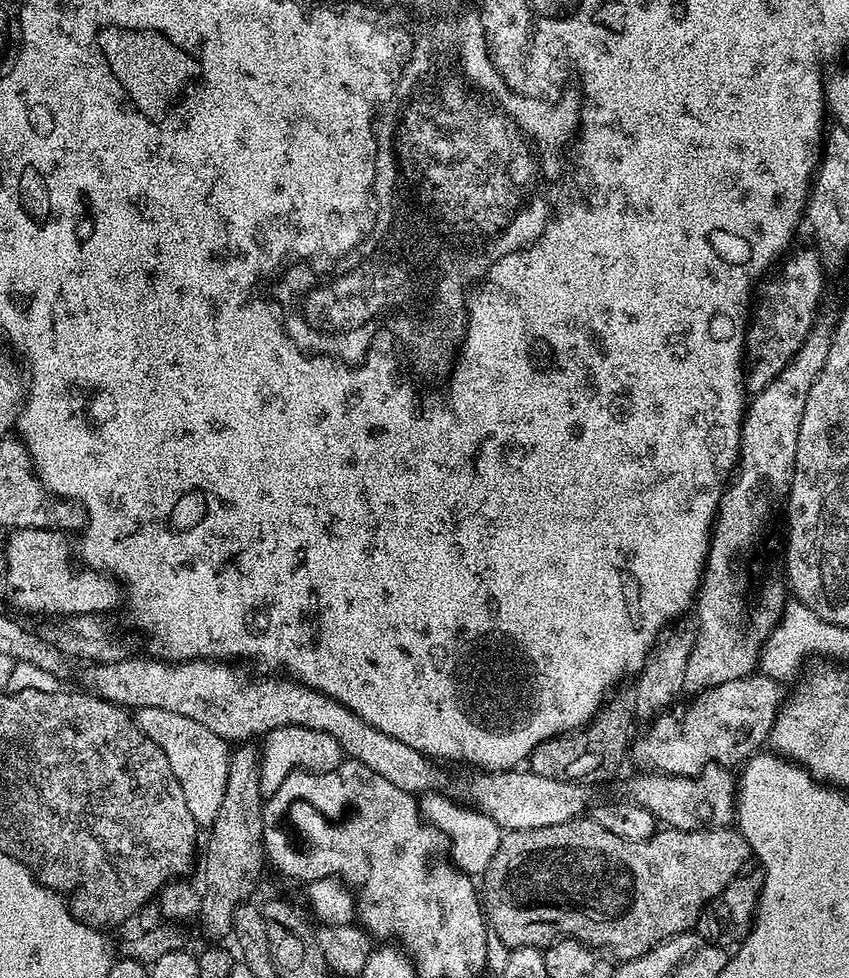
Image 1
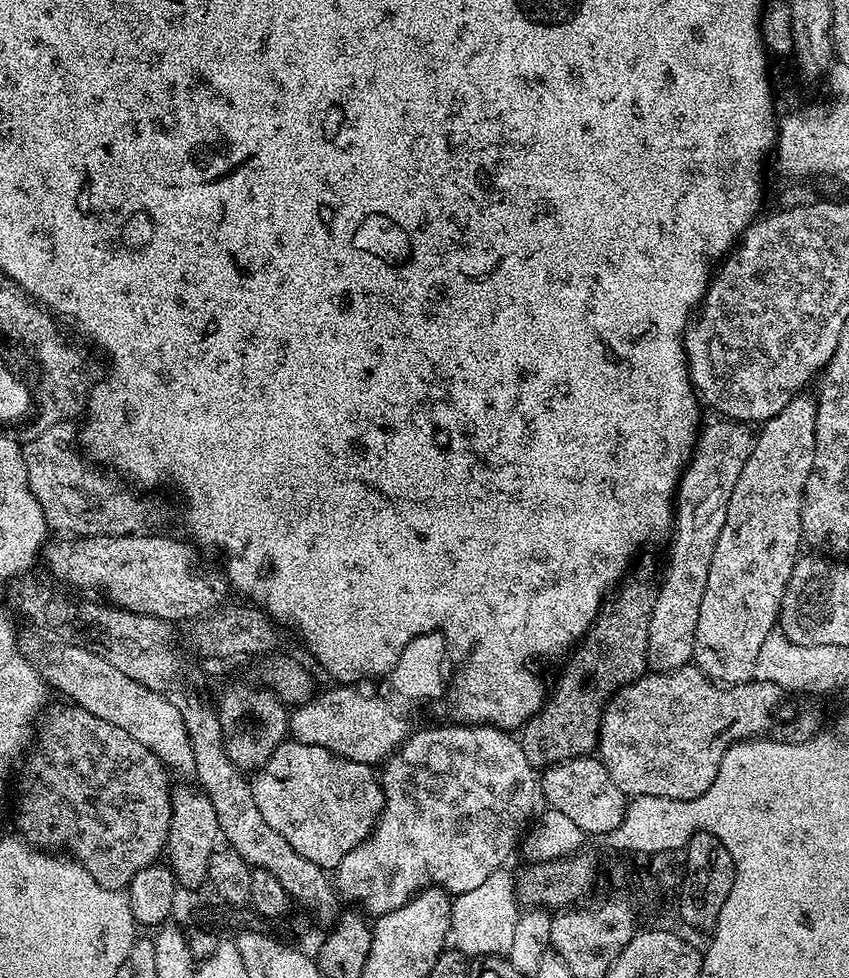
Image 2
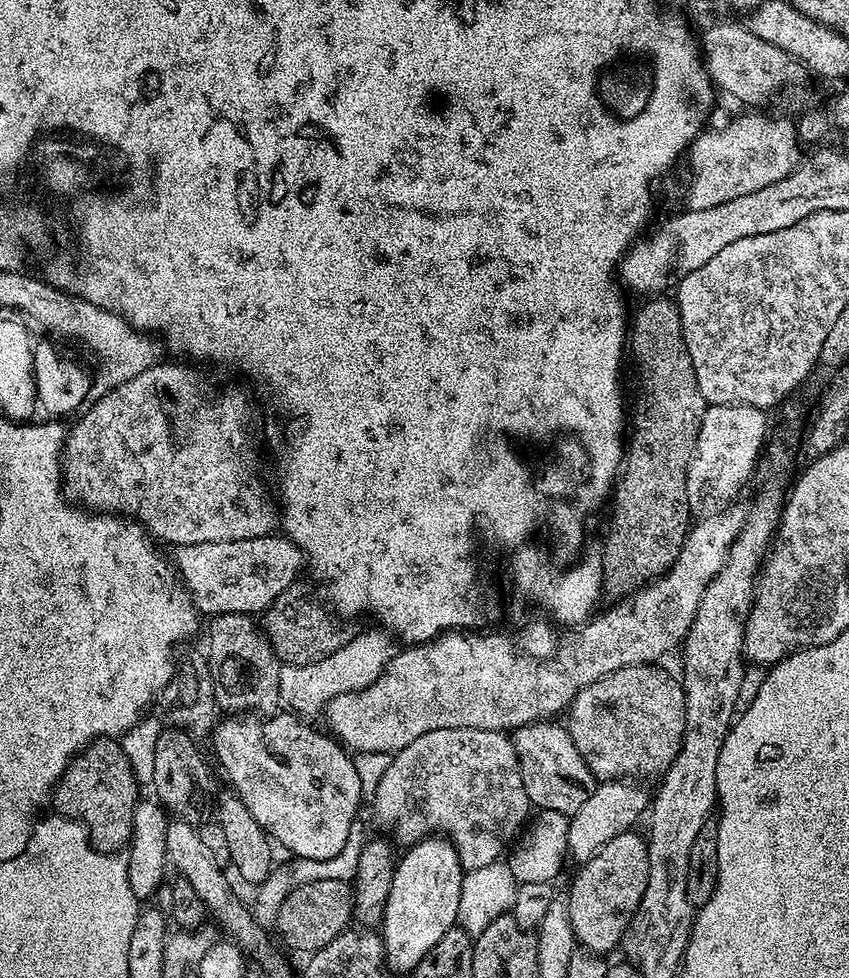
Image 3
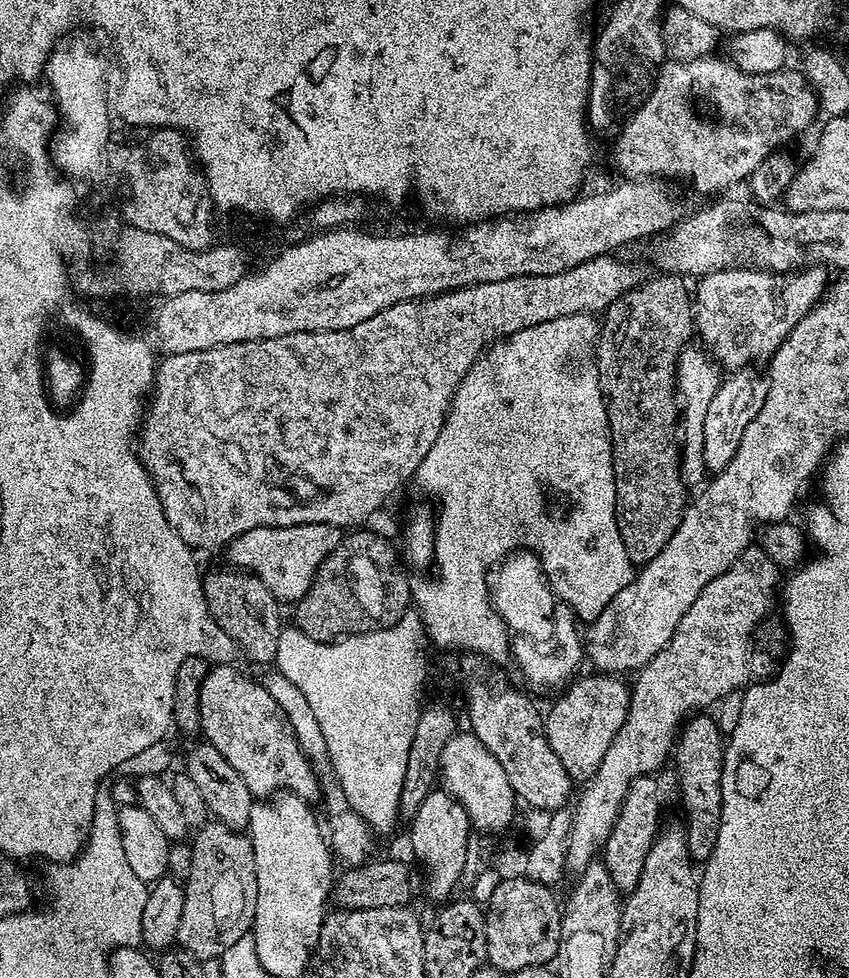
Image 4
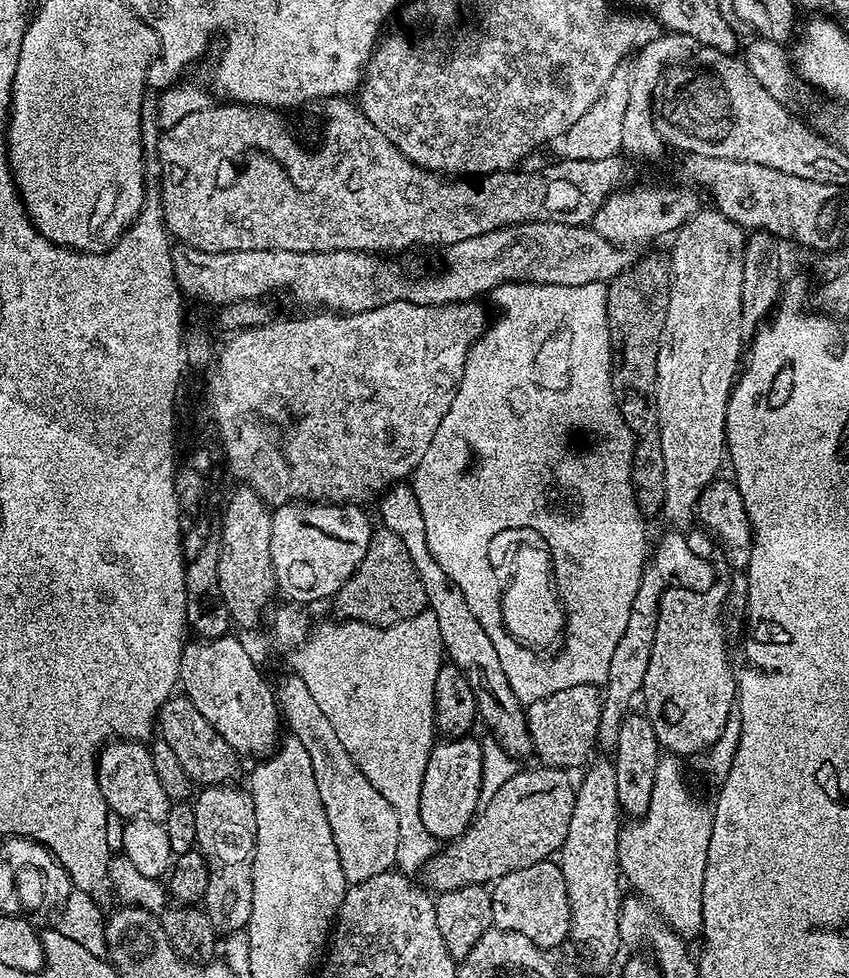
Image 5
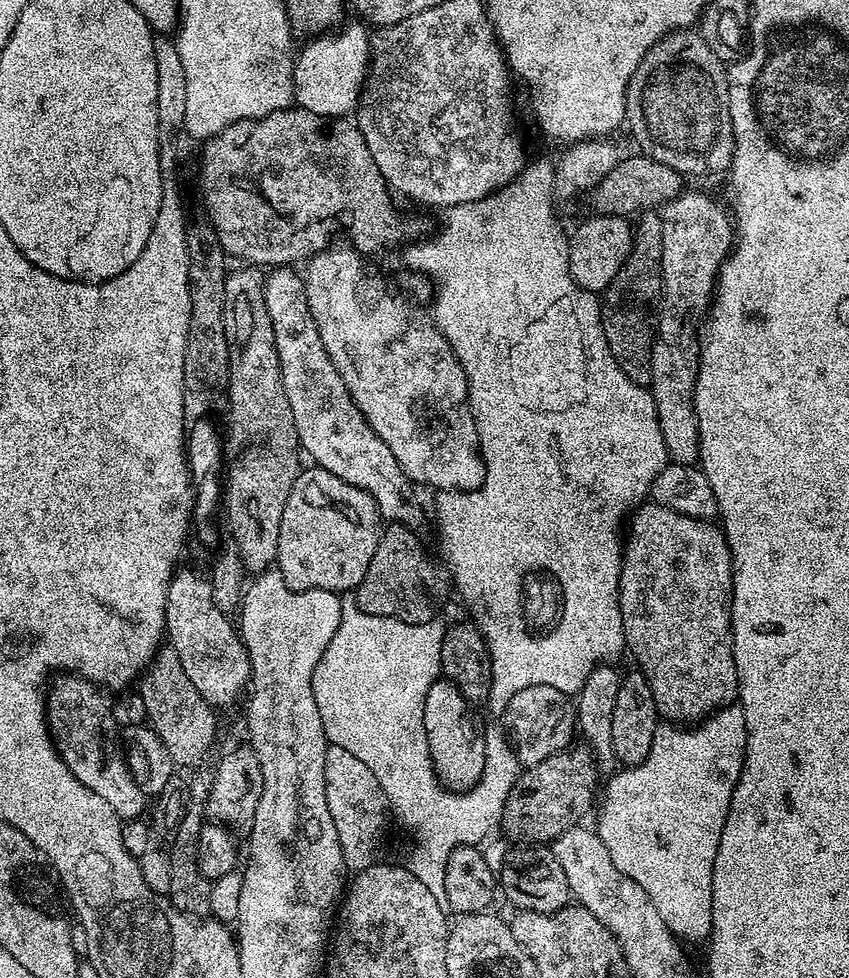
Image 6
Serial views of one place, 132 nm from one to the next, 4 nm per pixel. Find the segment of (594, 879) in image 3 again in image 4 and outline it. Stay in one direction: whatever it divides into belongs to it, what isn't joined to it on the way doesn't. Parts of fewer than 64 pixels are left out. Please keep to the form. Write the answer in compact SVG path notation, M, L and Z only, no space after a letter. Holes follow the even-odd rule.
M655 775L639 776L630 782L630 790L622 802L622 810L610 830L610 838L602 849L602 862L621 893L627 894L638 886L646 854L661 831L660 784Z

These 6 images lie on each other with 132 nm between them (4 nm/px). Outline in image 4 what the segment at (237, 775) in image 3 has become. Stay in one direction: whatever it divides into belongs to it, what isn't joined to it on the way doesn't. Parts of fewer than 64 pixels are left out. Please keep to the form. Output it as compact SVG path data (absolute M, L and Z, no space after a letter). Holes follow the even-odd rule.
M231 664L212 666L200 686L200 732L250 786L253 797L271 798L287 790L303 800L315 801L322 784L316 781L313 761L300 746L282 706L270 698L259 679L243 676Z

